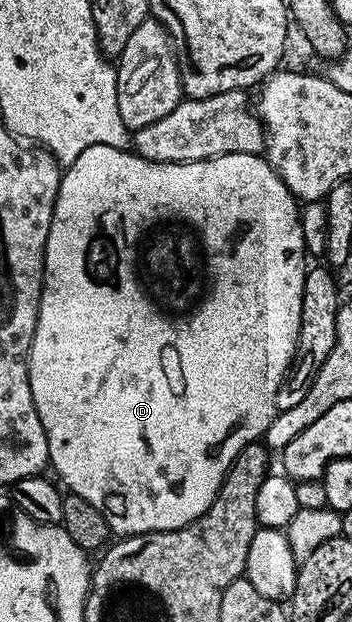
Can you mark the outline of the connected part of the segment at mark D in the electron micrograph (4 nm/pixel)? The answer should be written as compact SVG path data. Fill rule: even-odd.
M88 146L76 162L72 162L62 172L62 181L58 187L58 197L54 203L52 226L48 230L48 242L44 254L44 274L42 275L42 297L38 307L38 321L30 347L30 365L28 378L32 386L32 402L36 406L36 414L40 414L40 426L44 426L44 434L48 438L49 467L54 468L53 475L71 493L79 495L90 502L107 520L107 526L115 537L139 536L145 532L167 532L188 526L196 518L200 518L212 506L232 462L244 450L244 446L261 441L265 437L268 426L276 415L276 394L286 378L294 355L298 349L300 334L300 310L304 294L304 278L308 271L306 264L306 240L302 237L302 220L298 217L299 201L288 190L288 186L278 176L278 171L270 165L265 155L256 152L229 152L211 160L193 160L187 164L161 164L155 160L145 160L133 150L123 150L112 146Z

